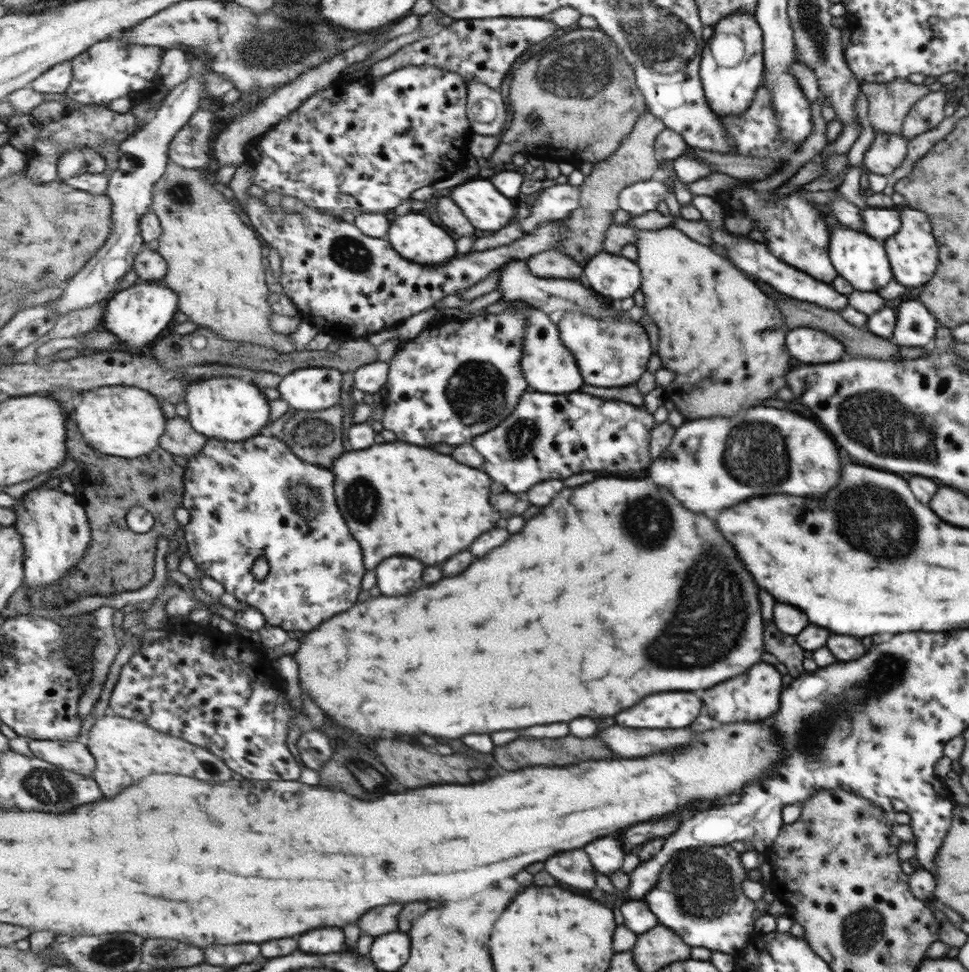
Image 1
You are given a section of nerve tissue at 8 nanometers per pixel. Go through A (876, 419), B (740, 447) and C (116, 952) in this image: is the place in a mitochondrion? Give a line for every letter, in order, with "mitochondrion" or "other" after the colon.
A: mitochondrion
B: mitochondrion
C: mitochondrion

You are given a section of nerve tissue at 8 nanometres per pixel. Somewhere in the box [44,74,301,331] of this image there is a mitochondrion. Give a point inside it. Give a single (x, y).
(180, 193)

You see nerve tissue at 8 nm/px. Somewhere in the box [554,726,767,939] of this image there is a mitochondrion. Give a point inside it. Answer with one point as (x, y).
(704, 884)

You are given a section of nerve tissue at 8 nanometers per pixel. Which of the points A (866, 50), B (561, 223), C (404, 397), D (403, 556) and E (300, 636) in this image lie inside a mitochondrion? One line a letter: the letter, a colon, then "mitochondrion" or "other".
A: other
B: other
C: other
D: other
E: other

